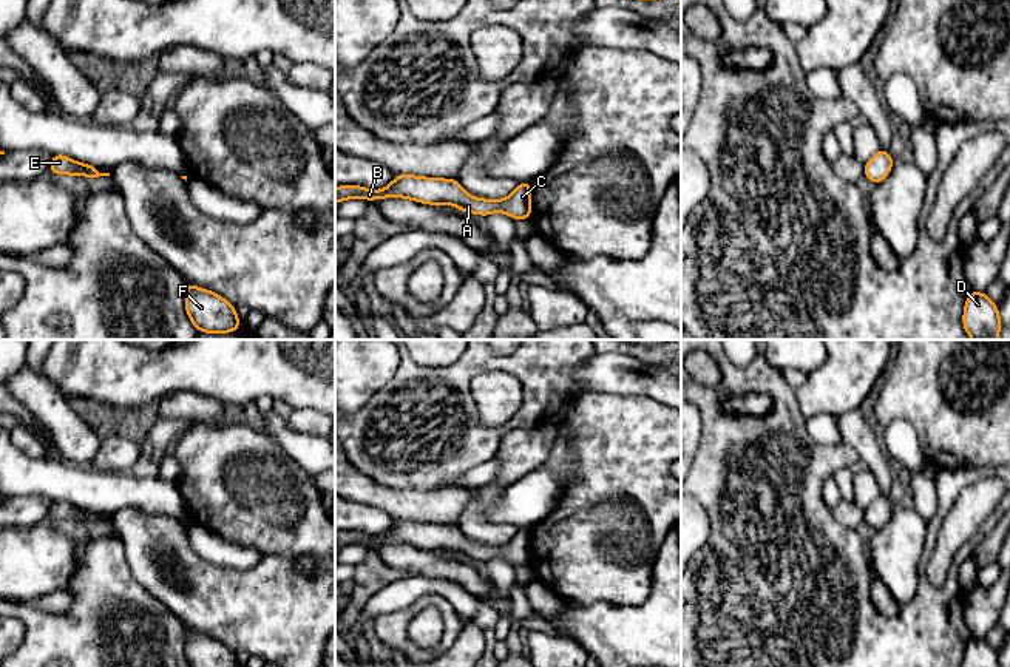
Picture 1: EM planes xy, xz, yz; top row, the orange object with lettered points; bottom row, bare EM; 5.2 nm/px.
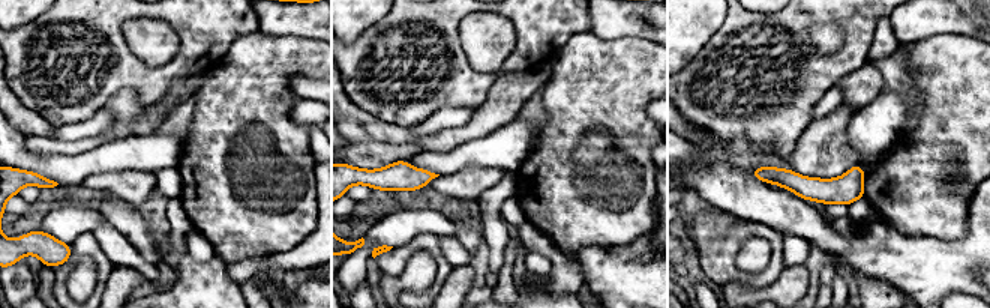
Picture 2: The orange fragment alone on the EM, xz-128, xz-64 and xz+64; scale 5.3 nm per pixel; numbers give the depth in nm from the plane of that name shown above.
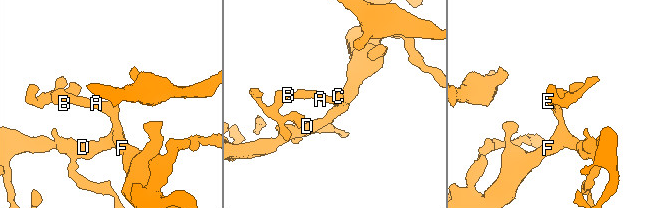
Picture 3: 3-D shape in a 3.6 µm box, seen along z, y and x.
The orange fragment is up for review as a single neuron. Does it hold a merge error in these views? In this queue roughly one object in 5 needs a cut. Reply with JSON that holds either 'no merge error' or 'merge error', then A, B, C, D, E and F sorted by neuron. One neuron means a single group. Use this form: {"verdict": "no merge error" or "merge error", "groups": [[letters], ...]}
{"verdict": "no merge error", "groups": [["A", "B", "C", "D", "E", "F"]]}

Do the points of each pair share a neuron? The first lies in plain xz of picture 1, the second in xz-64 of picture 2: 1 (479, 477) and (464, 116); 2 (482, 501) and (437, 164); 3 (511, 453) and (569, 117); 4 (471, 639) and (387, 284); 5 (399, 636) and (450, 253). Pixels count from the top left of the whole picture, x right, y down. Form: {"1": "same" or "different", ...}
{"1": "same", "2": "different", "3": "different", "4": "same", "5": "different"}

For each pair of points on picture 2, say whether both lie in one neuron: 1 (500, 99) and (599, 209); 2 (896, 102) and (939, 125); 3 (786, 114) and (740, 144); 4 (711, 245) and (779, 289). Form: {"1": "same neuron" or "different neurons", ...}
{"1": "different neurons", "2": "different neurons", "3": "different neurons", "4": "different neurons"}

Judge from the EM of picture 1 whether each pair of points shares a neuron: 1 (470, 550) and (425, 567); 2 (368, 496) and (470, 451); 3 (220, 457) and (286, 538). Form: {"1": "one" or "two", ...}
{"1": "two", "2": "two", "3": "one"}

